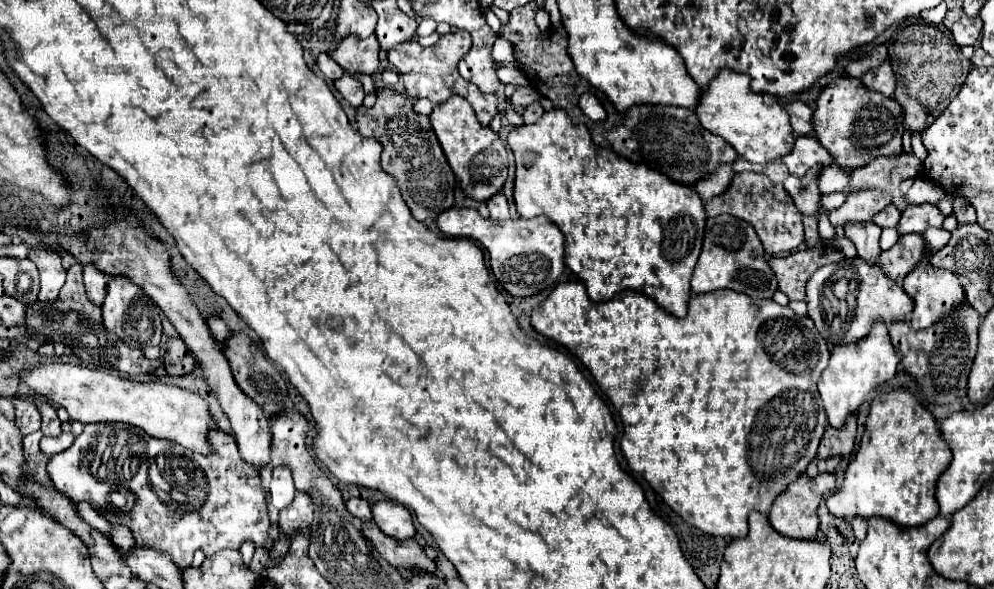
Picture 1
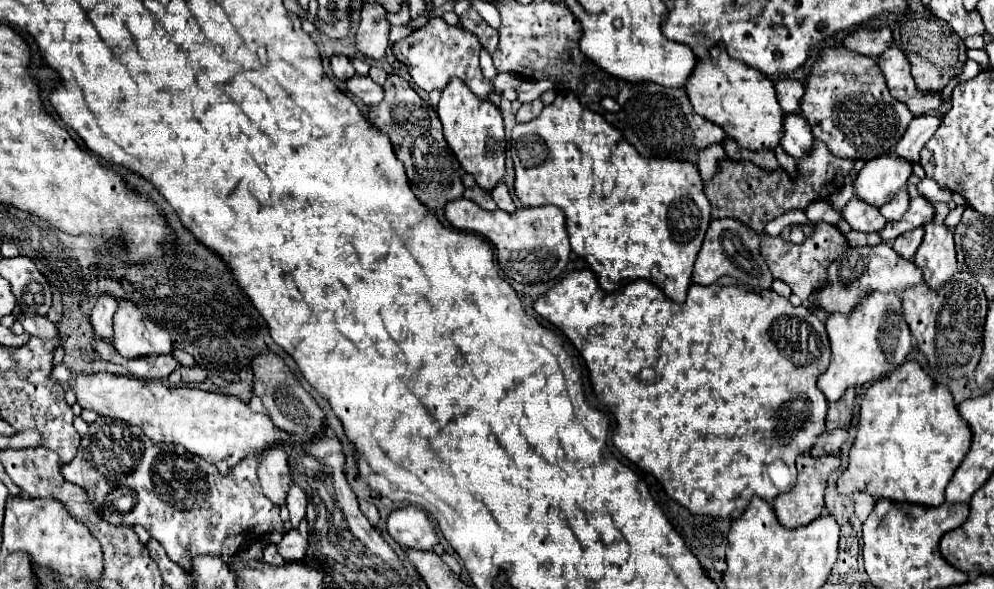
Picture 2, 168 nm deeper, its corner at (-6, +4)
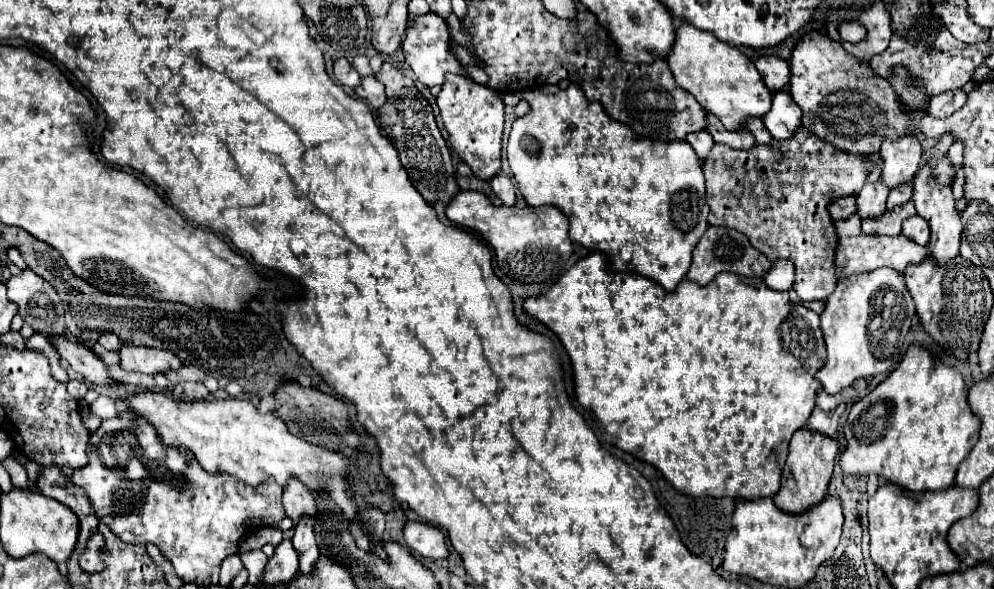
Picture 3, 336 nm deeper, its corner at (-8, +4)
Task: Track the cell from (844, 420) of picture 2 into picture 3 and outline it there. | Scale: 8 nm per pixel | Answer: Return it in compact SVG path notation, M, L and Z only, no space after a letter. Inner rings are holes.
M819 389L815 401L817 401L817 405L819 405L823 411L833 411L839 403L845 403L847 399L845 399L843 393L839 393L839 395L829 395L829 393L825 393L823 389Z

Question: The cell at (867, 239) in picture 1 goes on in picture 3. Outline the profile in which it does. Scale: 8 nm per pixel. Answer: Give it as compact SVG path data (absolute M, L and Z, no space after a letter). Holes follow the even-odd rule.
M865 183L861 193L857 195L857 207L859 207L859 217L879 217L885 213L885 201L887 201L889 189L885 183Z

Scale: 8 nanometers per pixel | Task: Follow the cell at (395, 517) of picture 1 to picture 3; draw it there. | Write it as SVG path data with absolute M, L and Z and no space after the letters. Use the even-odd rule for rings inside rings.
M409 521L405 525L405 543L421 557L427 557L433 561L449 557L449 549L445 545L445 535L437 527L427 525L427 523Z

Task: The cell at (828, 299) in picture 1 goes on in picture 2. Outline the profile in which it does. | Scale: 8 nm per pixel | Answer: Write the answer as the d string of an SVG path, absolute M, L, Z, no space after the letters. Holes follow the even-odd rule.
M881 243L855 249L849 247L843 255L839 255L839 259L835 259L835 263L831 263L831 267L827 267L827 279L831 279L831 283L827 283L823 291L815 291L815 295L811 295L809 301L803 301L803 305L807 305L809 309L821 309L827 315L831 315L851 313L871 291L901 293L907 287L915 287L923 281L923 275L915 269L913 261L901 259L889 243Z

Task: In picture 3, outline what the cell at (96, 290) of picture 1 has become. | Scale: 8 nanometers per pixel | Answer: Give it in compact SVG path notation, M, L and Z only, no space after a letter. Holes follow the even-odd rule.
M105 333L99 337L99 343L107 349L107 351L119 351L121 349L121 341L117 335L111 335L111 333Z

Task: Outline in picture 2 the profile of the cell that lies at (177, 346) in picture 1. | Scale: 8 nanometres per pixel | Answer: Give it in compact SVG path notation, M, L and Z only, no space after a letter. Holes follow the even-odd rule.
M181 365L181 367L177 367L177 371L173 371L169 375L169 383L179 383L179 381L189 383L189 381L205 381L205 379L207 379L207 373L201 365L195 365L195 367Z

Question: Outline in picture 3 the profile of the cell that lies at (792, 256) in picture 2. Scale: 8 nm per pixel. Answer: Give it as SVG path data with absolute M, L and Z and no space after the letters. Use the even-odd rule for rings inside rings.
M797 127L795 137L785 143L773 141L769 145L755 145L749 151L735 151L725 143L715 143L711 153L703 161L703 173L707 181L707 203L711 207L709 225L723 225L745 233L745 237L749 237L753 247L765 253L771 261L775 259L793 261L797 269L793 289L799 293L799 297L803 301L813 301L813 299L825 301L837 285L835 263L833 263L837 233L833 221L829 219L827 207L829 203L833 203L833 199L861 191L867 175L873 169L875 163L869 161L869 155L849 155L847 151L841 151L831 143L821 141L811 131L805 131L805 127Z

